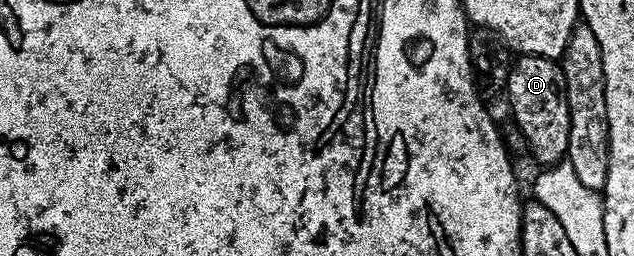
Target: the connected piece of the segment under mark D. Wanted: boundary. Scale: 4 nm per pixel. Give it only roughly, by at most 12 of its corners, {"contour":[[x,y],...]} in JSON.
{"contour":[[520,55],[507,89],[534,160],[569,153],[569,113],[560,65]]}

